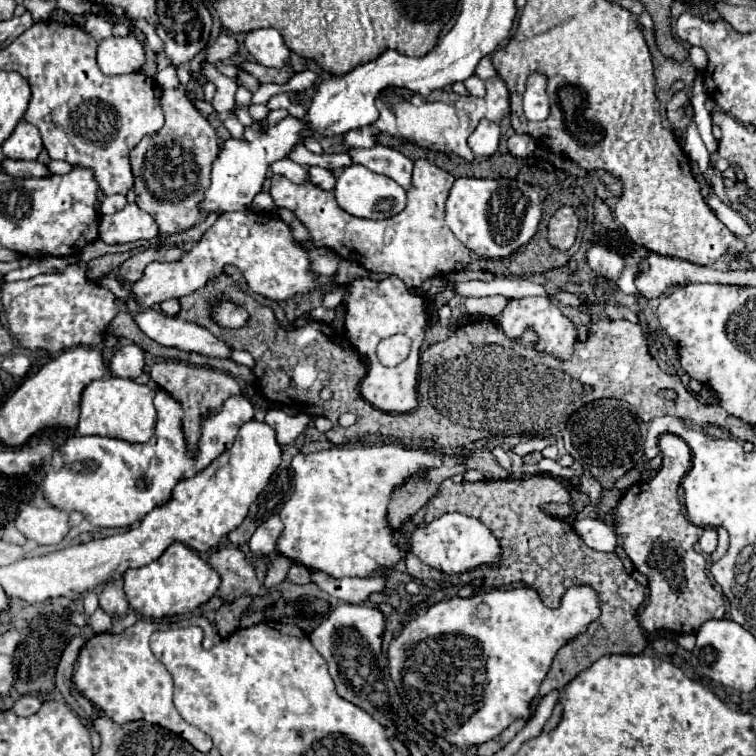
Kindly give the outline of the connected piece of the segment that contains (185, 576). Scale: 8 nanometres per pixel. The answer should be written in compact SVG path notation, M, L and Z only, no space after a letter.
M180 542L168 546L158 560L136 570L126 570L124 574L124 592L128 604L148 618L164 618L194 612L216 594L218 586L220 576L210 568L210 564L202 560L196 550Z

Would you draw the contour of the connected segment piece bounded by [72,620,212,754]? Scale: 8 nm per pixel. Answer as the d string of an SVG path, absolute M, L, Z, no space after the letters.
M138 620L122 634L96 634L84 644L72 680L76 688L110 720L118 724L146 720L164 726L166 730L190 742L202 754L208 754L212 748L210 736L198 730L196 726L184 722L172 704L172 676L166 666L156 660L148 644L152 632L156 630L162 630L162 624Z

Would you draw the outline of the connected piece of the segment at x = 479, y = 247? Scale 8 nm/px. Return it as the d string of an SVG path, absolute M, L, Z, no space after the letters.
M458 178L450 188L444 218L456 238L480 258L506 258L528 244L538 230L540 198L536 190L518 180Z

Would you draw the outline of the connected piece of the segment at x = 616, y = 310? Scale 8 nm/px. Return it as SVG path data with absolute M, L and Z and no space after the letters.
M608 304L608 310L606 310L606 314L608 314L608 318L610 318L610 320L625 319L635 324L639 323L639 319L638 316L636 316L636 313L632 312L630 308L626 308L626 306Z

